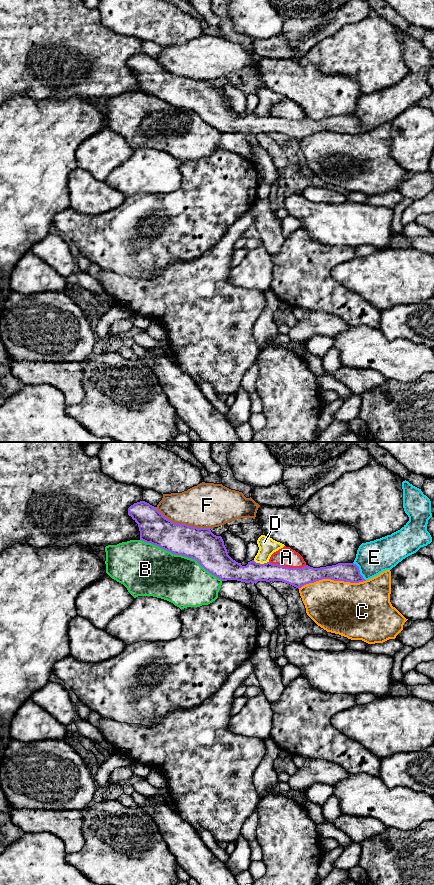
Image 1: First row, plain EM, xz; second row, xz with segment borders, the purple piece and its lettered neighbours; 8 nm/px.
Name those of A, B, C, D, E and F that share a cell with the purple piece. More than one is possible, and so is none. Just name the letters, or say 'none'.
none

